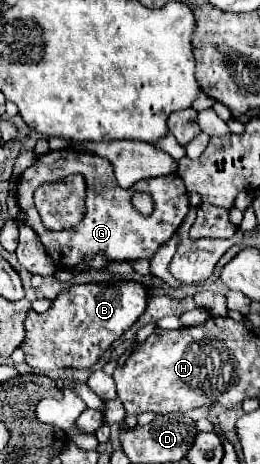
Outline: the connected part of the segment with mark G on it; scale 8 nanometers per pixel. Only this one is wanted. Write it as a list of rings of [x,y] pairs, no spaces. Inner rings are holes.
[[[73,149],[49,151],[39,155],[35,163],[19,177],[17,185],[17,203],[25,215],[25,223],[39,235],[47,255],[53,259],[57,269],[73,269],[85,263],[93,255],[103,255],[109,261],[137,261],[137,259],[151,259],[157,249],[171,239],[171,235],[183,223],[189,211],[189,195],[187,189],[177,175],[145,179],[135,183],[131,189],[123,189],[117,185],[113,177],[113,167],[105,157],[93,153],[75,153]],[[81,173],[87,181],[87,197],[85,197],[85,215],[81,223],[73,229],[63,231],[49,231],[41,225],[41,217],[37,217],[37,209],[33,205],[33,193],[43,183],[63,181],[67,175]],[[137,193],[149,193],[153,199],[153,213],[143,217],[131,203],[131,197]]]

